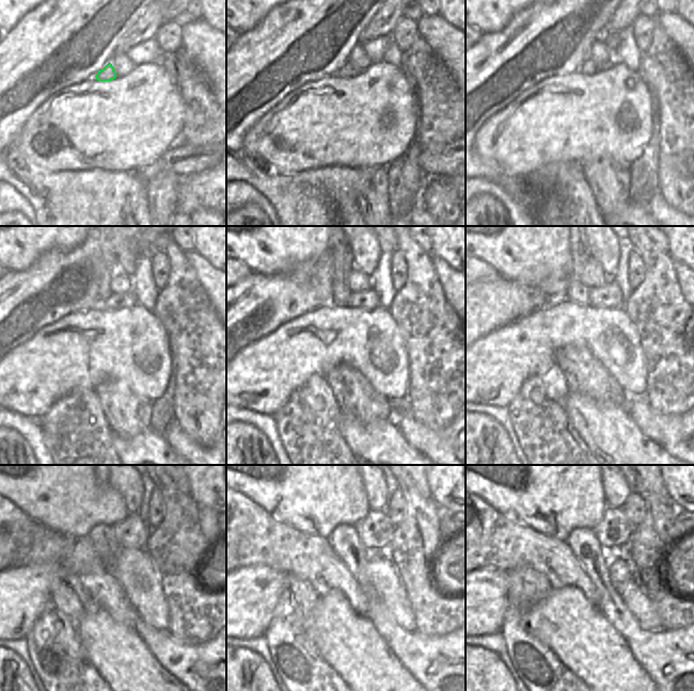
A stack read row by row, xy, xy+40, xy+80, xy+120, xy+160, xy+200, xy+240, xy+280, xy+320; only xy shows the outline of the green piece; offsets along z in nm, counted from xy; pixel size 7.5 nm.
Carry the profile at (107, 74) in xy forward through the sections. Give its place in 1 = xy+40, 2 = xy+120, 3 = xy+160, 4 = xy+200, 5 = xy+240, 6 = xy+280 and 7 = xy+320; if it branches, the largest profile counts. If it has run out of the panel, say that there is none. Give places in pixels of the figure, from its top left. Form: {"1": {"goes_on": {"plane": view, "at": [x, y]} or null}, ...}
{"1": {"goes_on": {"plane": "xy+40", "at": [348, 70]}}, "2": {"goes_on": {"plane": "xy+120", "at": [114, 302]}}, "3": {"goes_on": {"plane": "xy+160", "at": [368, 299]}}, "4": {"goes_on": {"plane": "xy+200", "at": [610, 295]}}, "5": {"goes_on": {"plane": "xy+240", "at": [132, 532]}}, "6": {"goes_on": {"plane": "xy+280", "at": [375, 532]}}, "7": {"goes_on": {"plane": "xy+320", "at": [614, 531]}}}

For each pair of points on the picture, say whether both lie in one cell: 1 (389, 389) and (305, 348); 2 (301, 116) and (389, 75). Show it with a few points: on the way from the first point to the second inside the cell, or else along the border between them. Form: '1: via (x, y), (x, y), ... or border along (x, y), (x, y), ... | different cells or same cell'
1: via (369, 368), (350, 349), (327, 349) | same cell
2: via (322, 116), (347, 116), (367, 96) | same cell

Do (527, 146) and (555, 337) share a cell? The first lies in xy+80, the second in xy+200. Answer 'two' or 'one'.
one

